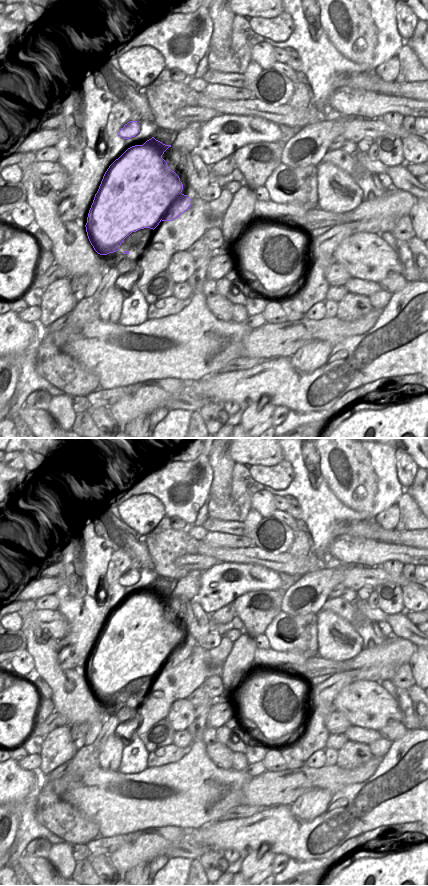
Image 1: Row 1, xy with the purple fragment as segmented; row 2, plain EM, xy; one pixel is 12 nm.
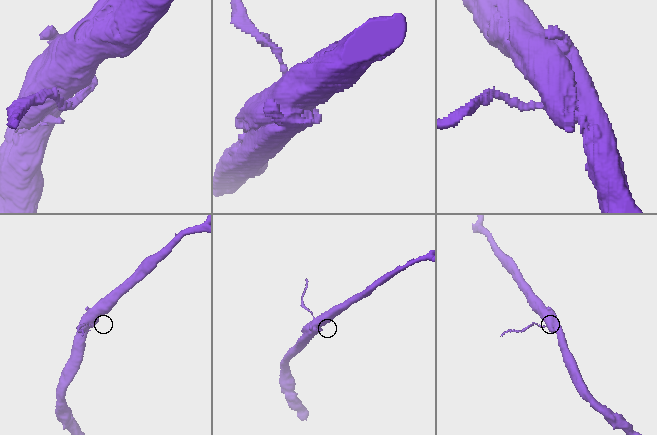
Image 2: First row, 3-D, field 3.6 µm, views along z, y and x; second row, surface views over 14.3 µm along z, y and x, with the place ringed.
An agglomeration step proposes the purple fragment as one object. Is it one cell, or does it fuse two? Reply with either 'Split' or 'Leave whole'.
Split.

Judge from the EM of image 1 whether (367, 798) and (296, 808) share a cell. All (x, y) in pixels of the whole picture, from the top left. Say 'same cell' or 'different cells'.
different cells

